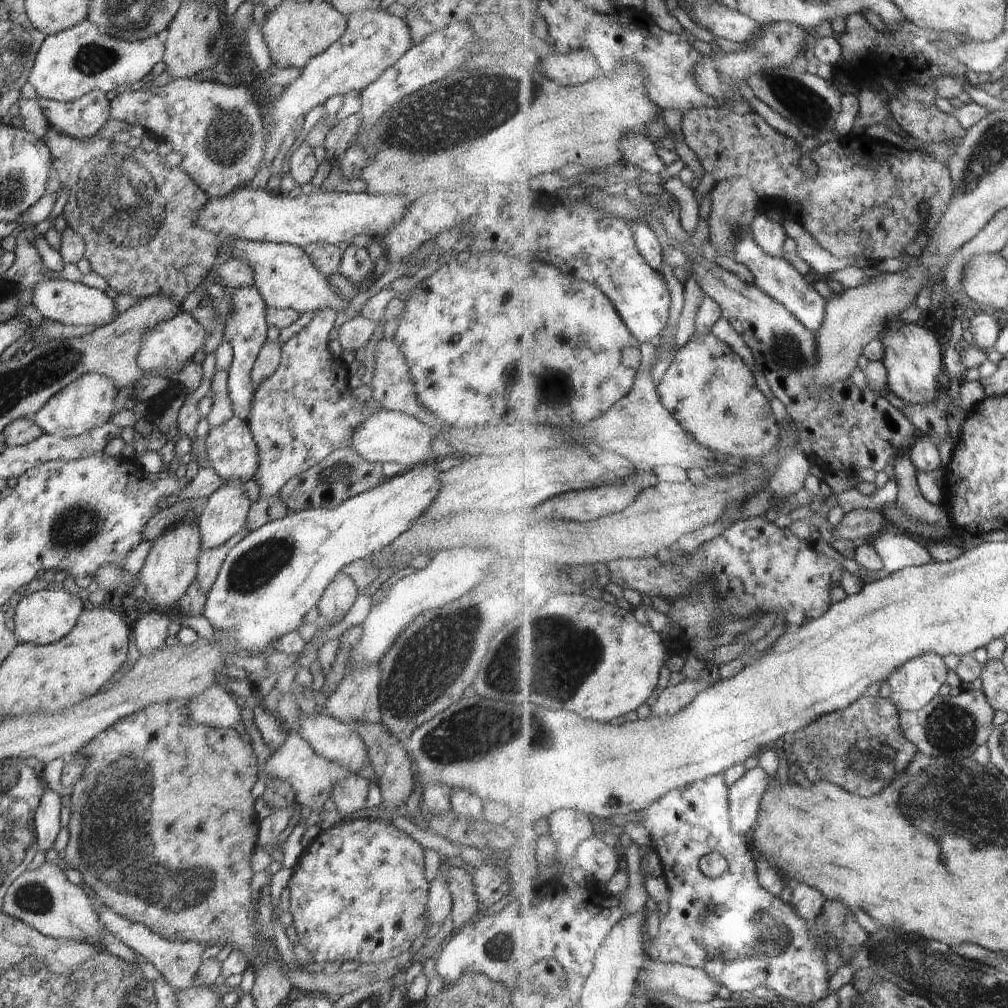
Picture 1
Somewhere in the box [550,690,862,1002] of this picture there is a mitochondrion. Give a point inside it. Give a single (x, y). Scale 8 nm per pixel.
(728, 935)

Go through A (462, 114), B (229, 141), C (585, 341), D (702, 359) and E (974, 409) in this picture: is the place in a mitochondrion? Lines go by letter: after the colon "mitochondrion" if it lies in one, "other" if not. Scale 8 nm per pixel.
A: mitochondrion
B: mitochondrion
C: other
D: other
E: other

